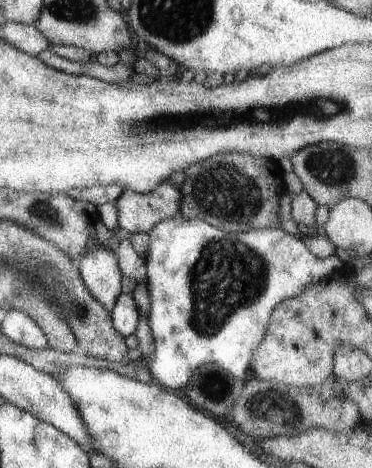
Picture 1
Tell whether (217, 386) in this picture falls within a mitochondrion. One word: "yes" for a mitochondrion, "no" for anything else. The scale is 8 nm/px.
yes

